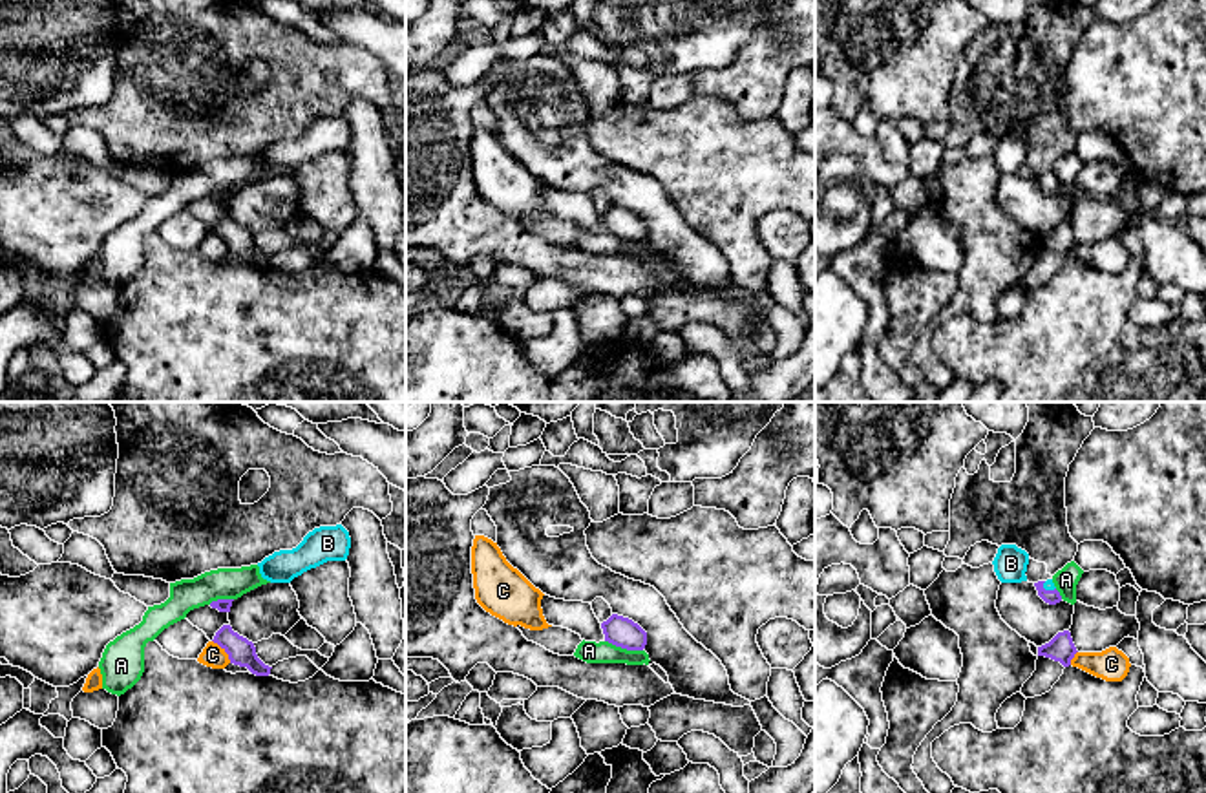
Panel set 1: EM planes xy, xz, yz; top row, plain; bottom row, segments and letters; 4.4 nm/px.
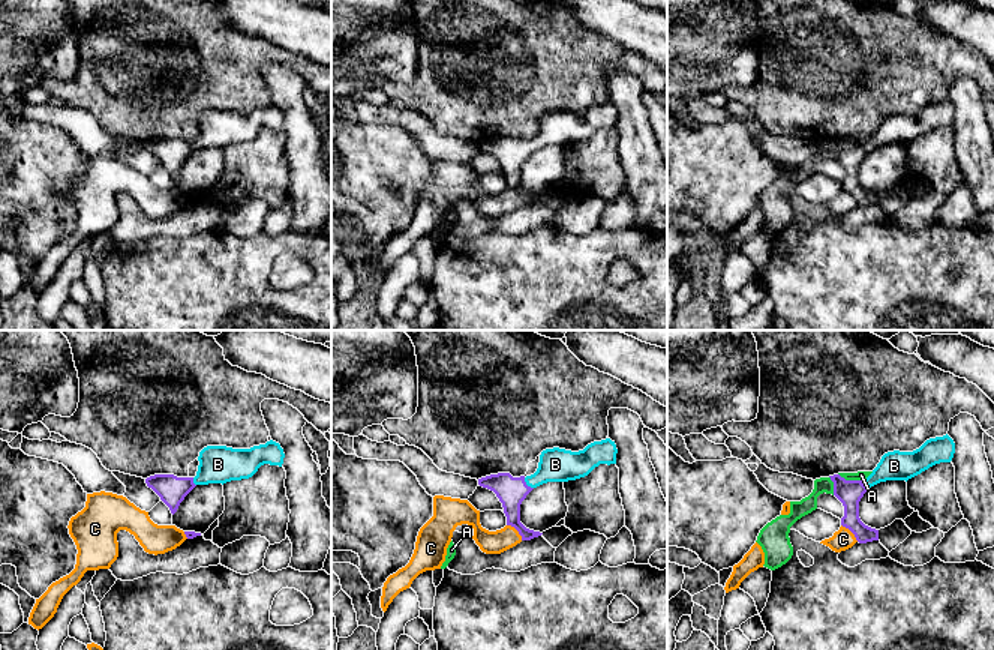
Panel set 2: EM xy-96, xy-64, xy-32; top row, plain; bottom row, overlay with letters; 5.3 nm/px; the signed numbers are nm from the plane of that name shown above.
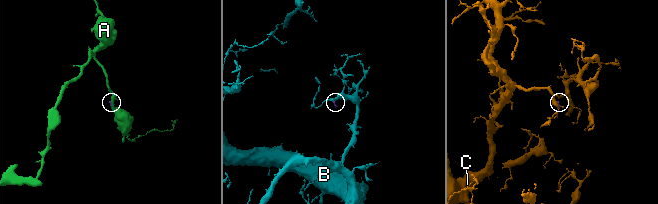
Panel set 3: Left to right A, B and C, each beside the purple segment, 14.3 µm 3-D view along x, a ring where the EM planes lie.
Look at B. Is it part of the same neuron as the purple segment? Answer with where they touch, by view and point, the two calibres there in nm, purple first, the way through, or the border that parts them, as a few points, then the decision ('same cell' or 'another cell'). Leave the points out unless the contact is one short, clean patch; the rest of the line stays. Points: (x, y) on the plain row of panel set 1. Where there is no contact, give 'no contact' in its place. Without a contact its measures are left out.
meets purple in yz at (1047, 181); 60 nm thick on the purple side, 50 nm on the other; runs through yz (1049, 187), (1047, 181), (1047, 176); same cell

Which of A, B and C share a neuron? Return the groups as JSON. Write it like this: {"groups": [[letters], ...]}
{"groups": [["A"], ["B"], ["C"]]}

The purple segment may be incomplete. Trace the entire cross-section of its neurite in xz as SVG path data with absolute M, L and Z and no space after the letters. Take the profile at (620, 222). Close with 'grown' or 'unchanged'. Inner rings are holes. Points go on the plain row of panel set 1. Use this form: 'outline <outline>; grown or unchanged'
outline M612 205L601 214L605 232L627 239L643 241L647 236L647 223L629 208Z; unchanged

